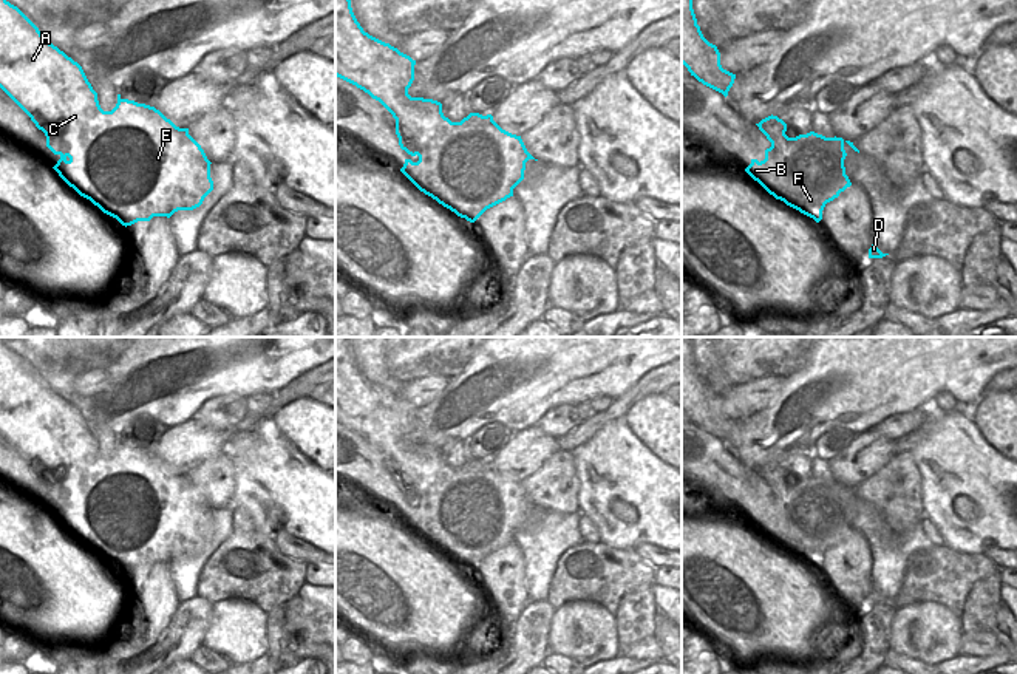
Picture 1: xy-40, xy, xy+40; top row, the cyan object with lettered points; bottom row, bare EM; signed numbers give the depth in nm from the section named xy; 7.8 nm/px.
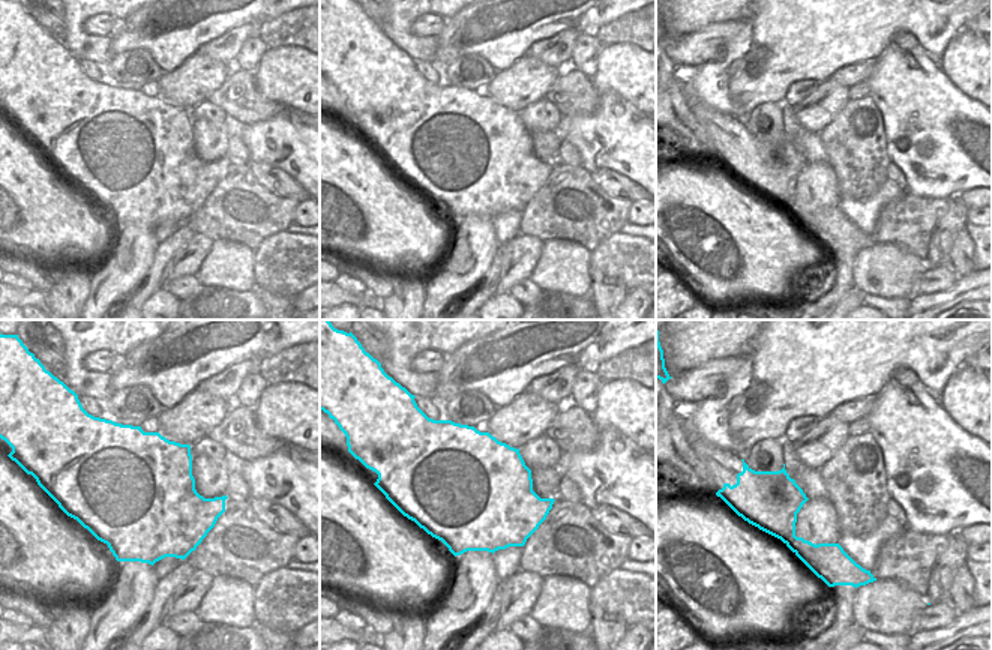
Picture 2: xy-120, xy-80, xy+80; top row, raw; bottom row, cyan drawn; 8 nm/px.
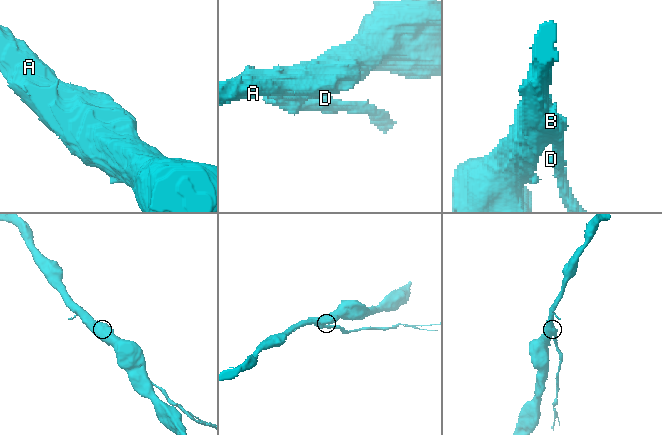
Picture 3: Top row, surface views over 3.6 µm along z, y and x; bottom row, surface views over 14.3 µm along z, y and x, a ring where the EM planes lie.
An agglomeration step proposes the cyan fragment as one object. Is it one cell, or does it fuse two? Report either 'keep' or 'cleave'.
cleave

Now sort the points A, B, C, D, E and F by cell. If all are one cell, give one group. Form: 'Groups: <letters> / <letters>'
Groups: A B C E F / D

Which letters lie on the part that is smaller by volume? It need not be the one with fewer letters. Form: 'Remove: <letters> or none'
Remove: D

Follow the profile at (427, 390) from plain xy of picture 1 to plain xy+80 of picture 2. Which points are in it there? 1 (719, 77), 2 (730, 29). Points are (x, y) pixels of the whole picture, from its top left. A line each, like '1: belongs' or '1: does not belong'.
1: does not belong
2: belongs

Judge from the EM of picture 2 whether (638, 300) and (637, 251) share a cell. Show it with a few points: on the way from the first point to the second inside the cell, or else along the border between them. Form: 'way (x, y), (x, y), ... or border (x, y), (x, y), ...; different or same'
border (640, 287), (628, 293); different

